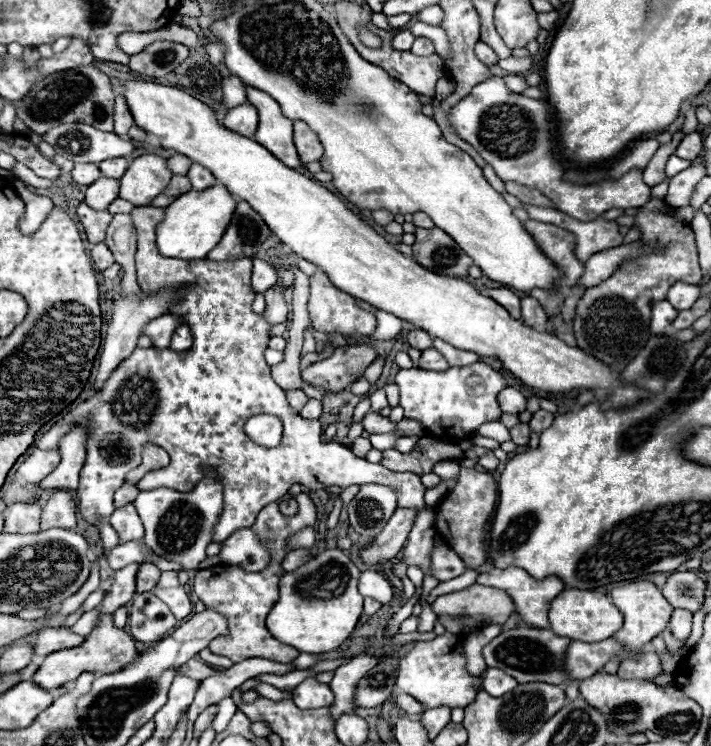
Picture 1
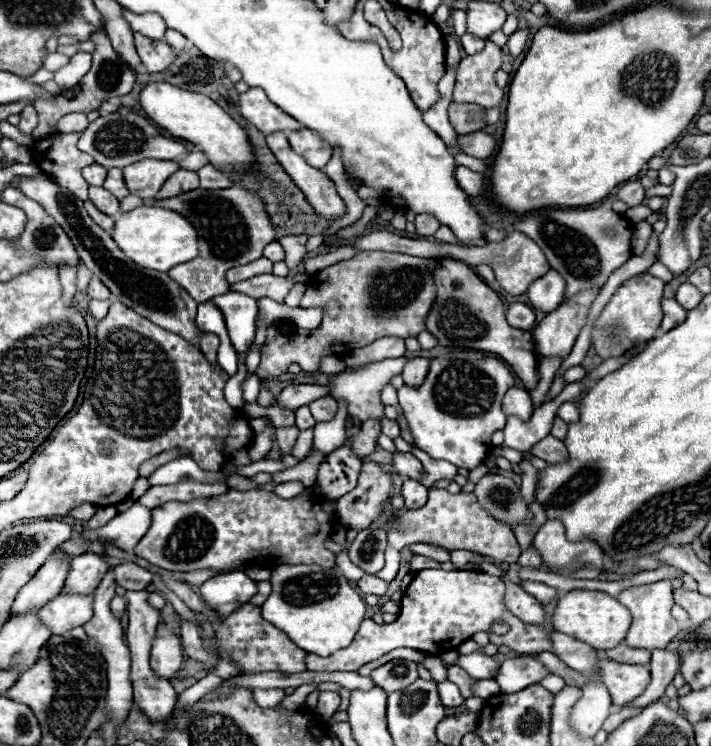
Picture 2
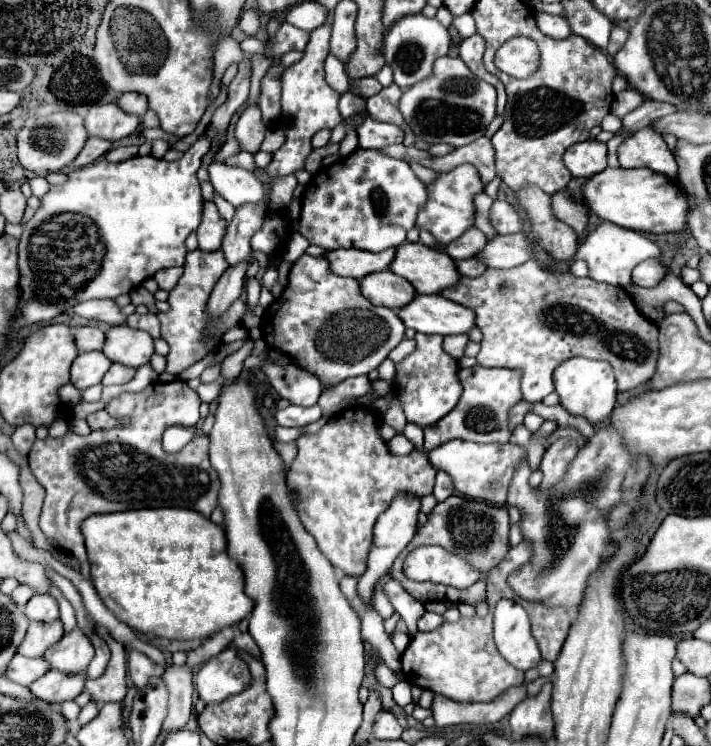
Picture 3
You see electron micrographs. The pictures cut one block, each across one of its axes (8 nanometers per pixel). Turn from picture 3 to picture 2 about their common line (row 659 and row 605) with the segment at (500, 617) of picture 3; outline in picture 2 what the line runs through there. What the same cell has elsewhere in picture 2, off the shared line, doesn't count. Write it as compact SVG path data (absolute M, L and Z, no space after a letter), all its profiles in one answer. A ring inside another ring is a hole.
M498 566L502 570L502 580L506 584L506 596L504 596L504 604L506 608L520 618L522 622L528 624L544 624L544 608L540 606L540 602L536 598L532 598L528 592L524 592L518 584L510 582L508 578L508 568L506 566Z

